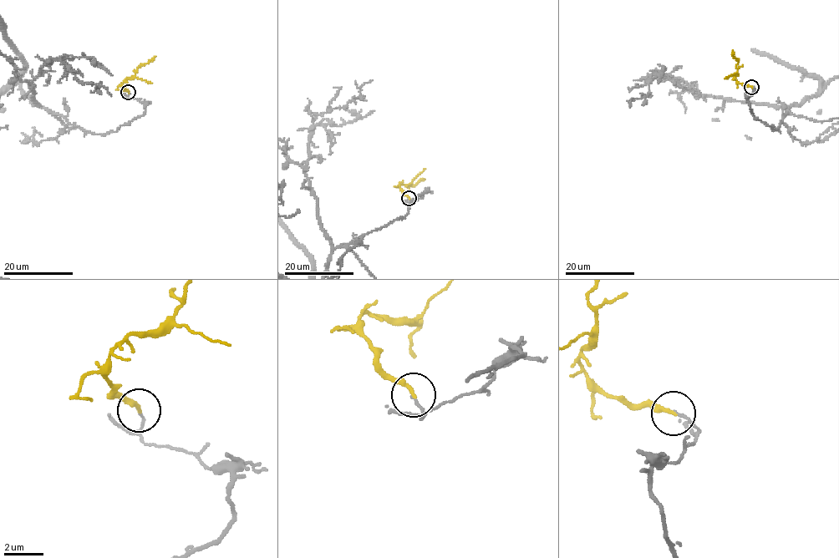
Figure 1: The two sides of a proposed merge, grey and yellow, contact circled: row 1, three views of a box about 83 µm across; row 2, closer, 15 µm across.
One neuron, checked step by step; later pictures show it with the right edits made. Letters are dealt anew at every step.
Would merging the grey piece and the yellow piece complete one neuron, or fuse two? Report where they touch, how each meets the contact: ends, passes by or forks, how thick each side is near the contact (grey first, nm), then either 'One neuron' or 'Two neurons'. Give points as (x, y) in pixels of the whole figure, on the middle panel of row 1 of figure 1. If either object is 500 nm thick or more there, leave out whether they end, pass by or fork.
Place: (409, 198). At the ring grey ends. At the ring yellow ends. Thickness 110 nm (grey) against 200 nm. Two neurons

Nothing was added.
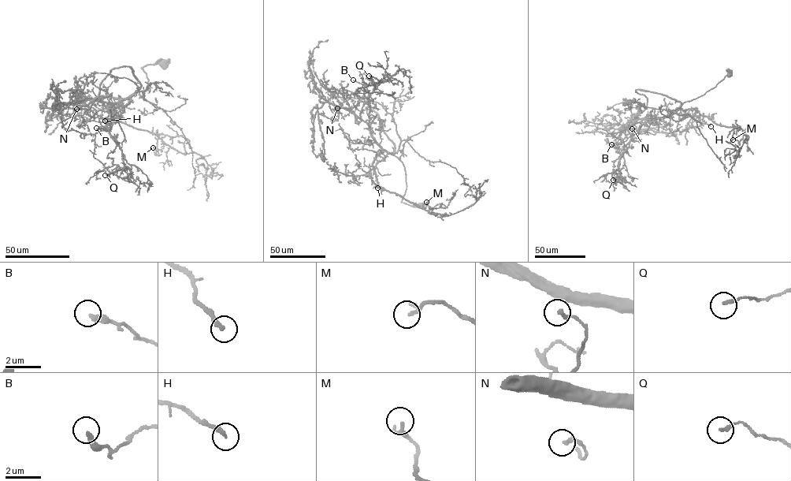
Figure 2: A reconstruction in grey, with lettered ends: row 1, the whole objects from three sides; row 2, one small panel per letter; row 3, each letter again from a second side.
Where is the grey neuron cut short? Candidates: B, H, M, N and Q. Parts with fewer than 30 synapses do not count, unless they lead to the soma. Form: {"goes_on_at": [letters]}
{"goes_on_at": ["H"]}

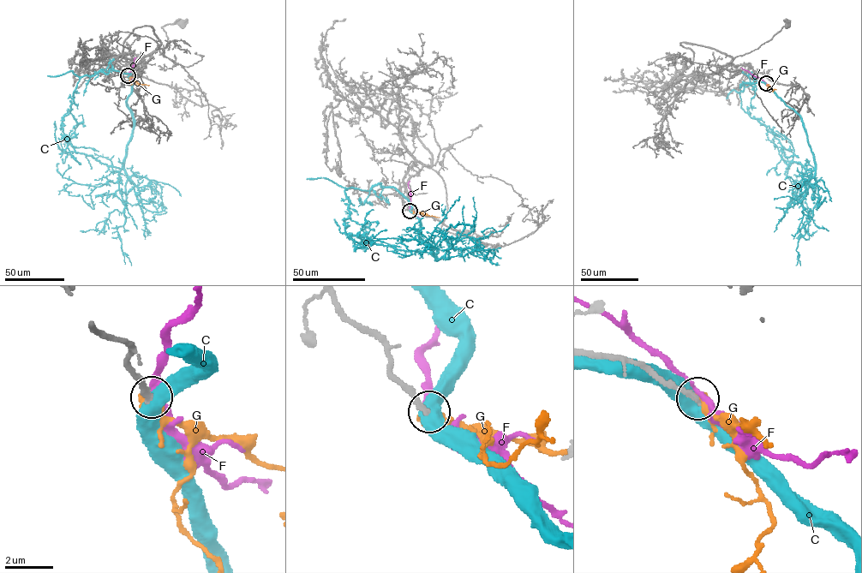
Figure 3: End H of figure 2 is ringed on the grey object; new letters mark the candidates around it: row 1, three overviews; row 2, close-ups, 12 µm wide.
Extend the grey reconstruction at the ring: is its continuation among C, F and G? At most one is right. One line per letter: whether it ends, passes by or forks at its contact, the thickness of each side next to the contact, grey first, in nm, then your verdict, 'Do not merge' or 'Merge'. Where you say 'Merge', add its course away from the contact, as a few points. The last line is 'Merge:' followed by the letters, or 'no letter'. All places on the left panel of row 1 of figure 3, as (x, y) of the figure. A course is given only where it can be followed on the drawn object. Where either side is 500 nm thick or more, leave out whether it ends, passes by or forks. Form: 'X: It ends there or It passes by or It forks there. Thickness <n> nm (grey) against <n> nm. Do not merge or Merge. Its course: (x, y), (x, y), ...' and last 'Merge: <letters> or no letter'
C: Thickness 240 nm (grey) against 550 nm. Do not merge
F: It passes by. Thickness 240 nm (grey) against 240 nm. Do not merge
G: Thickness 240 nm (grey) against 550 nm. Merge. Its course: (128, 75), (140, 84), (149, 85)
Merge: G

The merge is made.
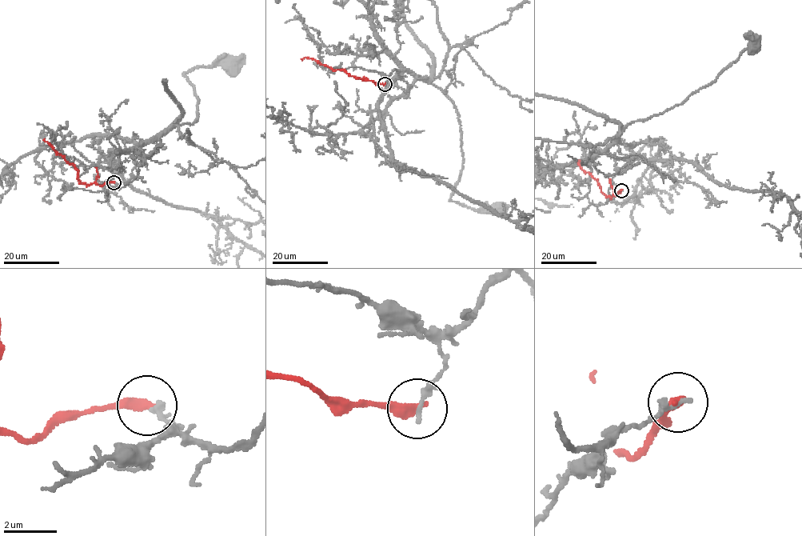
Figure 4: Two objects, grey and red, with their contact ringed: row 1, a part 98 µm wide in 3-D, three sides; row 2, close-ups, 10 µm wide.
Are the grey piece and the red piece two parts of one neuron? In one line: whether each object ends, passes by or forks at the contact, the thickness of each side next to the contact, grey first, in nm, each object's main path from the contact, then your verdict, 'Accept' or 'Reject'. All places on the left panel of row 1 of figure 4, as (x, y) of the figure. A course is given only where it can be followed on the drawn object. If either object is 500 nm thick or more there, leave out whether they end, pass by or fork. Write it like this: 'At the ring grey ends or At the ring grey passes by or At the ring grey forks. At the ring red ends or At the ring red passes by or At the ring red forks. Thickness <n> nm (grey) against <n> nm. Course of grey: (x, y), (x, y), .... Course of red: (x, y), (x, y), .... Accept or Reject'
At the ring grey ends. At the ring red ends. Thickness 240 nm (grey) against 400 nm. Course of grey: (114, 182), (121, 186), (131, 177), (133, 151), (197, 118), (198, 103), (185, 74), (231, 65). Course of red: (114, 182), (101, 186), (81, 183), (77, 169), (44, 139). Reject

